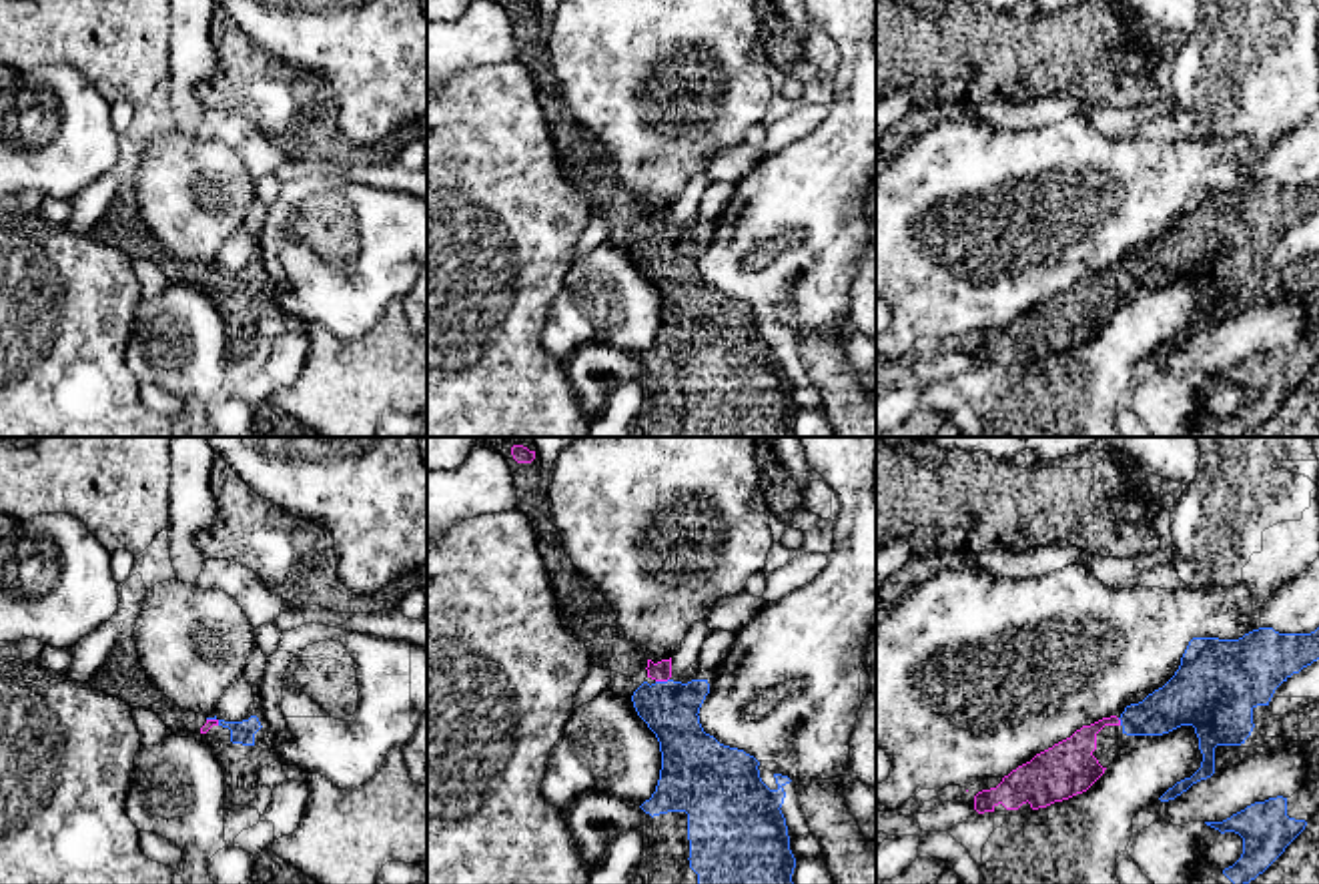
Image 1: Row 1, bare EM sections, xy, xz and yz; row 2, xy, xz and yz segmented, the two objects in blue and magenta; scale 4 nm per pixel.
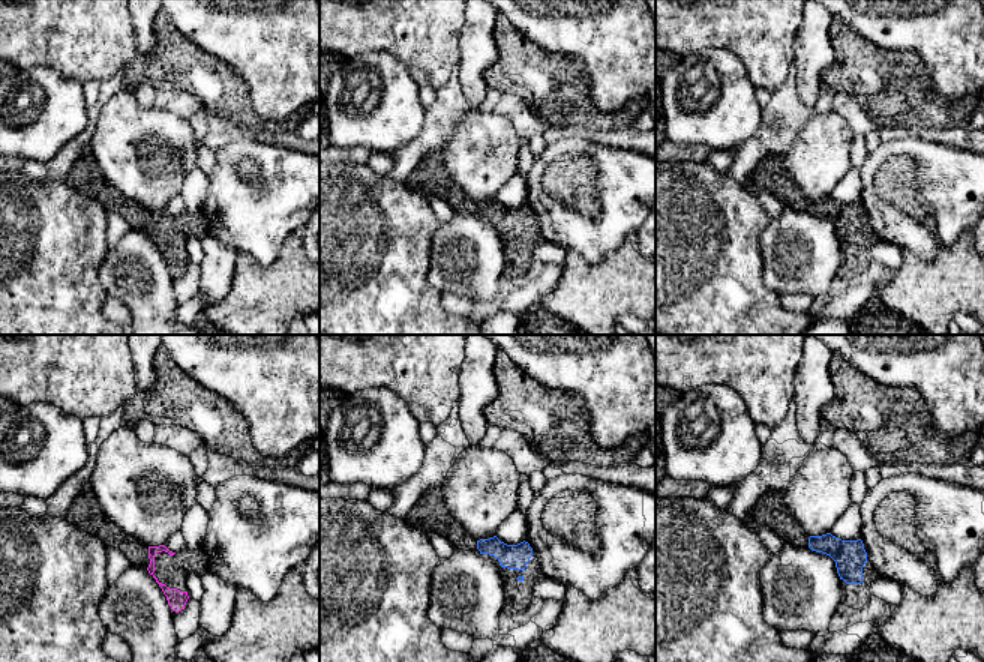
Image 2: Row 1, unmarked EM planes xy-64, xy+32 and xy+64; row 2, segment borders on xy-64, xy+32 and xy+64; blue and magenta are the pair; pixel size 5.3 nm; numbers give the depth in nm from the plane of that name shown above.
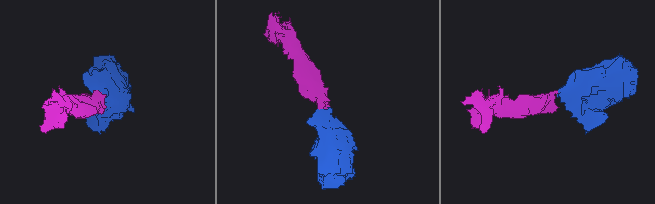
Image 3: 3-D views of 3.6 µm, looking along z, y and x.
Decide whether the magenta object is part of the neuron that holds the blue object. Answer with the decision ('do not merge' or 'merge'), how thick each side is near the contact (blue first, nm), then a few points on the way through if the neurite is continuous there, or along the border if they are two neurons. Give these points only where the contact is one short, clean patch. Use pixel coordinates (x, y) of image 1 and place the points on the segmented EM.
merge | 220/80 nm | across xz (670, 708), (662, 682), (662, 670)

